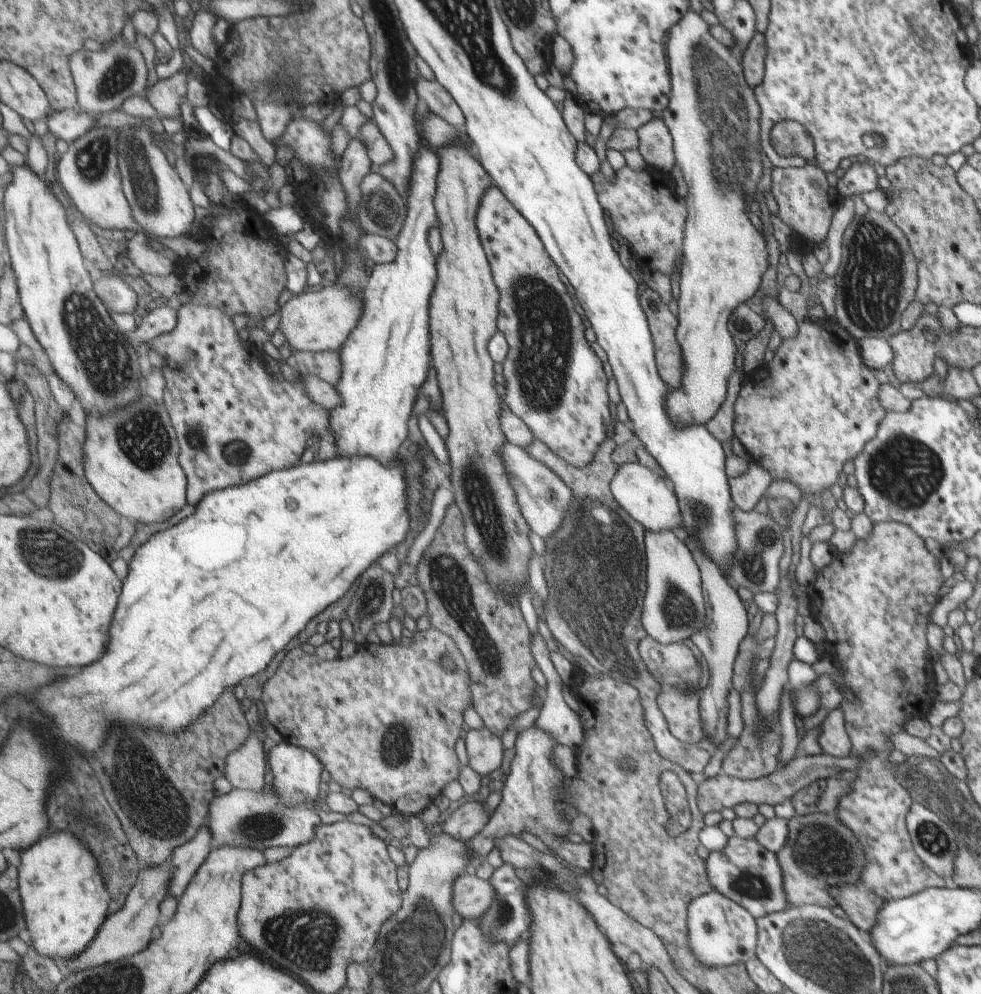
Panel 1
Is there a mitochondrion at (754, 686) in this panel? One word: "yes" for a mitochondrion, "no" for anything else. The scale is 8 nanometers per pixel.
no

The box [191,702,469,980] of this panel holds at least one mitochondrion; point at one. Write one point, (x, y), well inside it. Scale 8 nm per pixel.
(307, 944)

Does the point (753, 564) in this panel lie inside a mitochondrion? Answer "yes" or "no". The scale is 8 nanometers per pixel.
yes

